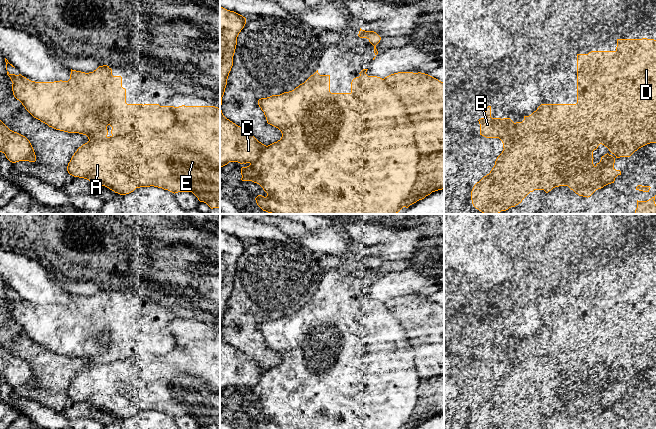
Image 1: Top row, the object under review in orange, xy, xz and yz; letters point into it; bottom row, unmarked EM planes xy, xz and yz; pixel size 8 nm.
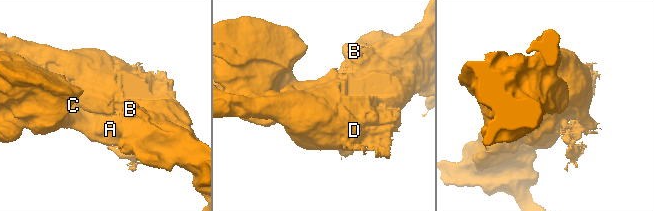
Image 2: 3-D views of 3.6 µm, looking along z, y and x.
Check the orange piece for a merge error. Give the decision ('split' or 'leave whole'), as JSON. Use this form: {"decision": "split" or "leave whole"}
{"decision": "split"}

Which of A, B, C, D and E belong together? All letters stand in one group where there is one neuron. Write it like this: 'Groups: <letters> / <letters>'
Groups: A C E / B D

